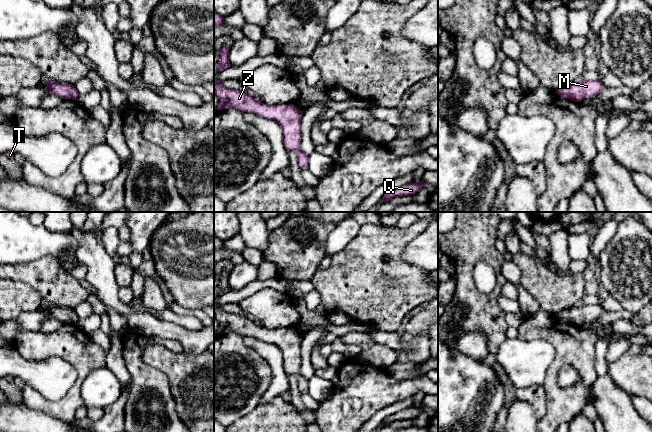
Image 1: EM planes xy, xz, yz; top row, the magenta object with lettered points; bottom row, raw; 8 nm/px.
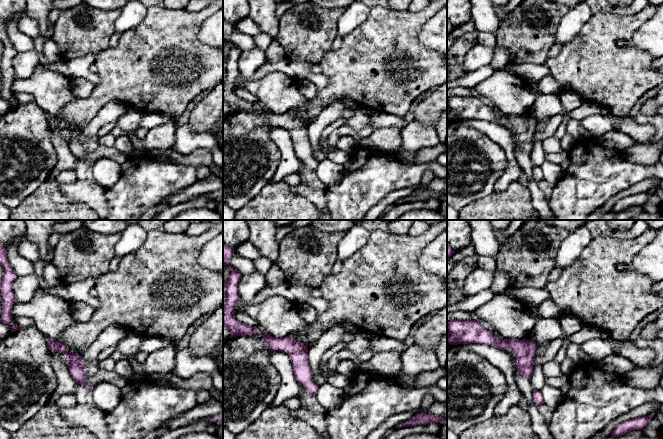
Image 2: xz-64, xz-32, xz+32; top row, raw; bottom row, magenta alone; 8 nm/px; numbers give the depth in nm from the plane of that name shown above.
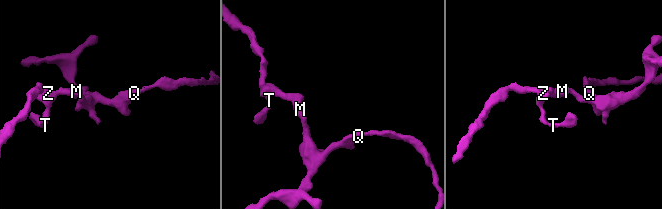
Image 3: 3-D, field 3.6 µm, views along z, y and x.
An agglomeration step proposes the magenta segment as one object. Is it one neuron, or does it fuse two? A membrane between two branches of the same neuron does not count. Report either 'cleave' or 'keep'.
keep

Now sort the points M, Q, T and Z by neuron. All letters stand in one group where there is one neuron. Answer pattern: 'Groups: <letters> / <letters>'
Groups: M Q T Z

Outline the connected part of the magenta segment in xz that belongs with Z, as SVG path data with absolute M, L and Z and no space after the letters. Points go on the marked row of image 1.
M215 79L214 94L219 99L217 110L236 108L247 113L255 113L267 119L277 121L283 132L284 145L287 150L297 153L301 168L308 169L309 156L301 151L301 119L303 111L289 105L266 105L246 91L236 91L222 86L221 80Z

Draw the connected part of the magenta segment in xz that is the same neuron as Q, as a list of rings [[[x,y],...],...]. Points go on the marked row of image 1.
[[[414,182],[414,183],[406,184],[402,187],[398,187],[392,191],[386,193],[380,202],[387,202],[394,197],[414,195],[422,187],[428,187],[428,186],[423,182]]]

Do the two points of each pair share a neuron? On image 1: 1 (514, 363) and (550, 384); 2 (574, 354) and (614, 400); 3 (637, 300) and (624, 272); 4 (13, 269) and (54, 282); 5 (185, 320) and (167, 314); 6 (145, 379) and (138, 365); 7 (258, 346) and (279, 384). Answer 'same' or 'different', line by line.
1: different
2: different
3: same
4: same
5: same
6: same
7: same

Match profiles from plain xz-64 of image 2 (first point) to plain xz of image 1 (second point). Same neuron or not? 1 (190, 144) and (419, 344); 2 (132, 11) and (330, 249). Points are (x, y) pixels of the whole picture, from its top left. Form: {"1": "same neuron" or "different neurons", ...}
{"1": "same neuron", "2": "same neuron"}

